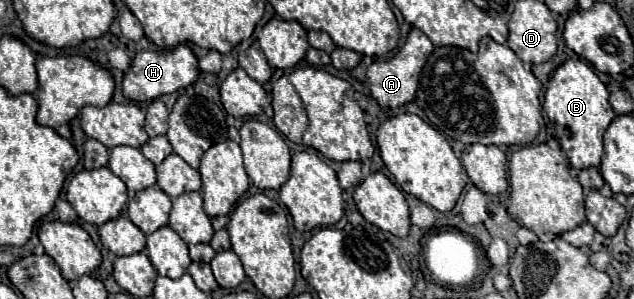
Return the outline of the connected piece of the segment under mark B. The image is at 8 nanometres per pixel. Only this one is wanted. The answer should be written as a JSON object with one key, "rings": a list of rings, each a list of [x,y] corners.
{"rings":[[[583,60],[563,62],[555,70],[545,90],[543,110],[547,112],[549,120],[555,122],[555,136],[559,140],[559,146],[575,170],[601,166],[603,132],[615,118],[615,112],[607,98],[609,98],[609,92],[605,84],[597,78],[597,74]]]}

